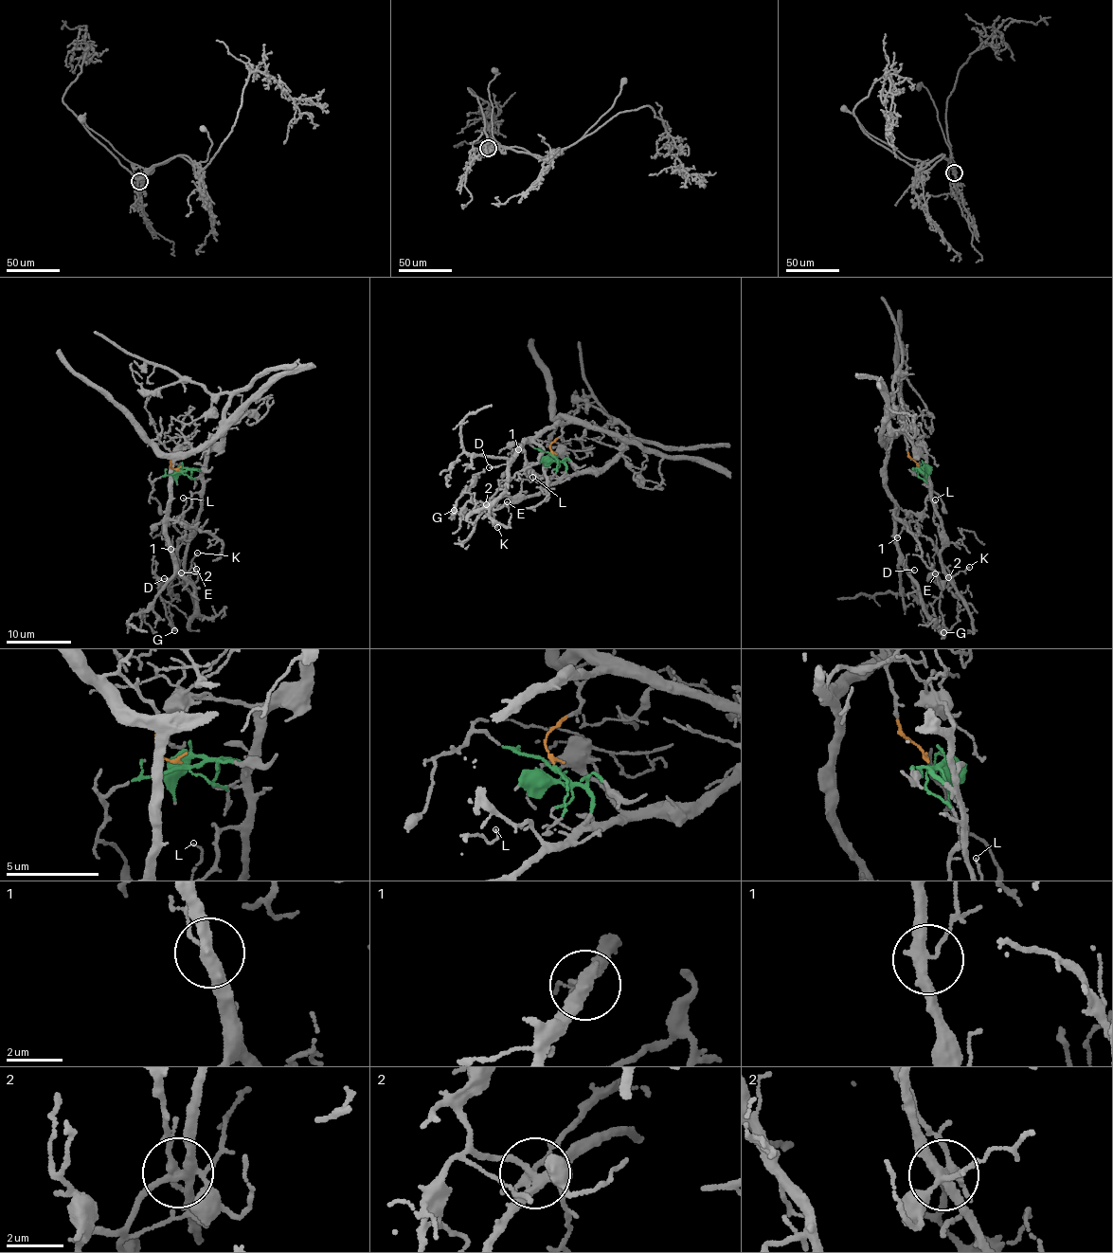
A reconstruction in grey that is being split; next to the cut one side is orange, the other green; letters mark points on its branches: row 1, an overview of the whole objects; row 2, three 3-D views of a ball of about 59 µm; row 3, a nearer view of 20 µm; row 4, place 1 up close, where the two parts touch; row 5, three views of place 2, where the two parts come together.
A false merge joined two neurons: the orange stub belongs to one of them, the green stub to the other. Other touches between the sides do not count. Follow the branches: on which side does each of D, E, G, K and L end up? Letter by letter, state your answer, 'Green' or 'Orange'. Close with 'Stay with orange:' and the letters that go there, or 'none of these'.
D: Orange
E: Green
G: Green
K: Green
L: Green
Stay with orange: D

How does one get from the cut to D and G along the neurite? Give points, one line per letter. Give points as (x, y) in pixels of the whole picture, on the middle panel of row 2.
D: (552, 454), (551, 443), (563, 434), (555, 419), (562, 416), (569, 421), (519, 444), (507, 462), (489, 466)
G: (554, 454), (558, 481), (537, 494), (515, 499), (506, 495), (486, 504), (470, 500), (451, 517), (455, 510)

